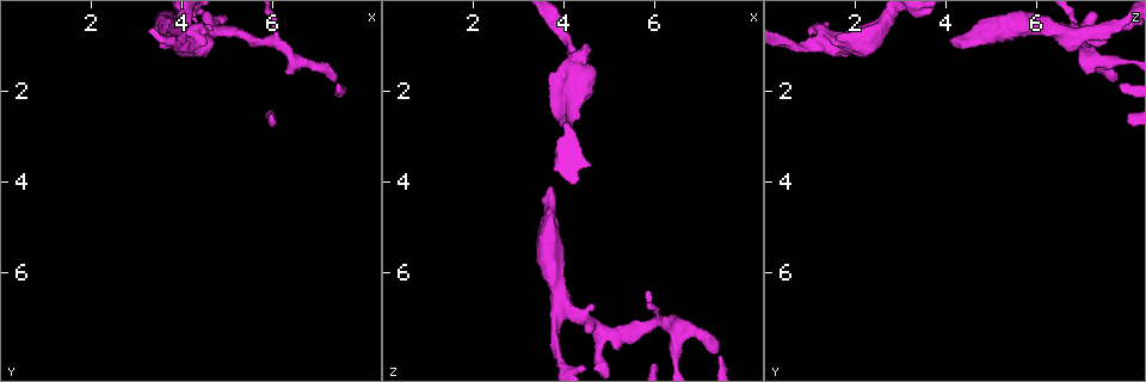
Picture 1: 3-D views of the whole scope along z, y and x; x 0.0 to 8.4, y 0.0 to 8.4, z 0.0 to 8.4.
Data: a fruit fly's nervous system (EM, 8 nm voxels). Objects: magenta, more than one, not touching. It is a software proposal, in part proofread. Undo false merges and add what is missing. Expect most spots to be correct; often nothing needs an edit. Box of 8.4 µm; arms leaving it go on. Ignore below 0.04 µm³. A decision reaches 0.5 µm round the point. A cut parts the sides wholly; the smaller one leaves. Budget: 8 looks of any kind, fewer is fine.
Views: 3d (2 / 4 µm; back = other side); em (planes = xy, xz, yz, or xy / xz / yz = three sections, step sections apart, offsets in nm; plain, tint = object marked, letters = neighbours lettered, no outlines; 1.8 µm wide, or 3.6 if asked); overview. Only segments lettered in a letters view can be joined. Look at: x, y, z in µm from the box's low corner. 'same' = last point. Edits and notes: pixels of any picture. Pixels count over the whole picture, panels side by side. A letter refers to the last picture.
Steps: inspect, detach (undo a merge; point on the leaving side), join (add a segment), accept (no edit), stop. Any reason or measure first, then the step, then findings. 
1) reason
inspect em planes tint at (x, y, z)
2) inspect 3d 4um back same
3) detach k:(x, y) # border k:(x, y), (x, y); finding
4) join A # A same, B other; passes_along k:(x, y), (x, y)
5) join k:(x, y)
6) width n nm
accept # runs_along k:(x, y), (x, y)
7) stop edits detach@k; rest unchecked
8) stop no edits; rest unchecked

branch stops here
inspect 3d 2um at (3.70, 0.90, 4.10)

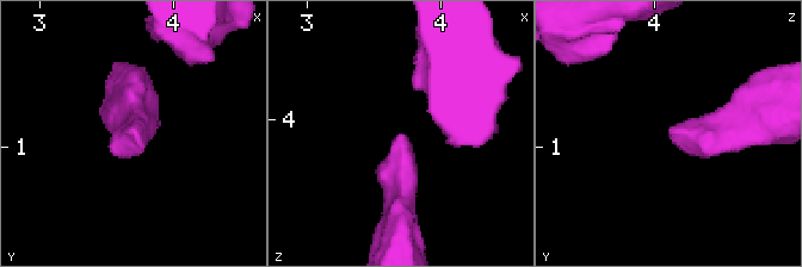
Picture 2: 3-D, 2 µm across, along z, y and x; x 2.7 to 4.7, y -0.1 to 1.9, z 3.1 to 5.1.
inspect em planes tint at (3.72, 0.90, 4.10)

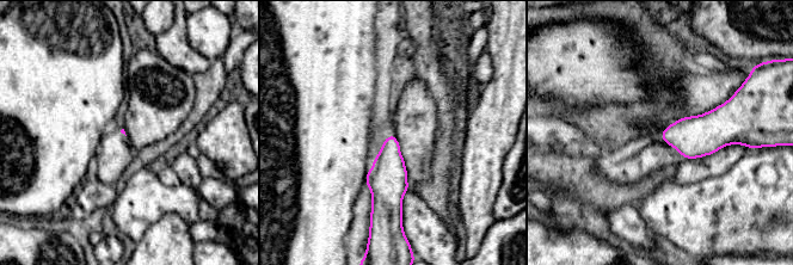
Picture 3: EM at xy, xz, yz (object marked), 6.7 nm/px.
inspect em planes letters same

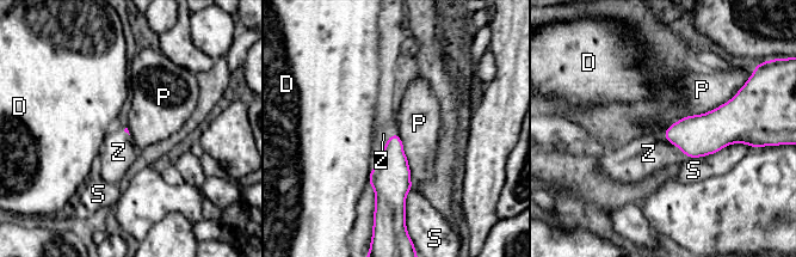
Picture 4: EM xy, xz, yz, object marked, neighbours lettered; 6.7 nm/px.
join 4:(648, 153) # D other, P other, S other, Z same; passes_along 4:(698, 135), (676, 145), (648, 153); the neuron continues

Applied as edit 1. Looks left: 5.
inspect overview

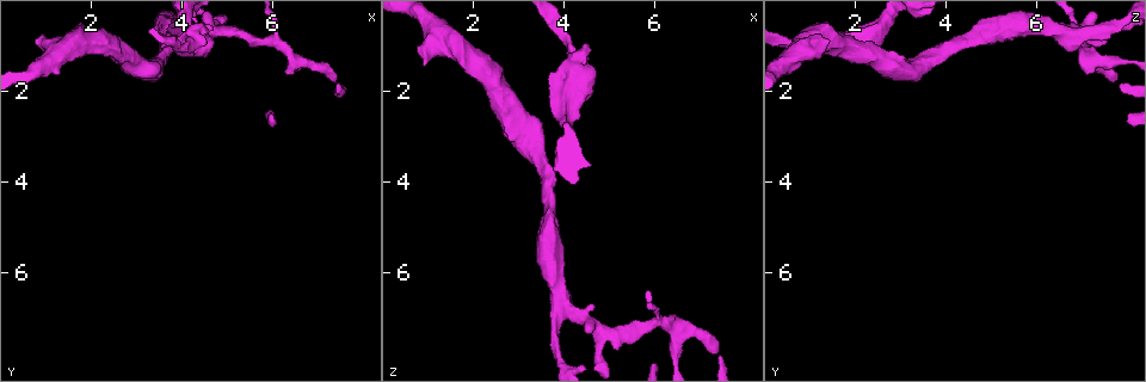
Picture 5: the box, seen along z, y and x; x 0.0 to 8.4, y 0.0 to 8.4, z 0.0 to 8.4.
calibre changes
inspect em 3.6um yz step 16 tint at (4.40, 0.90, 1.60)

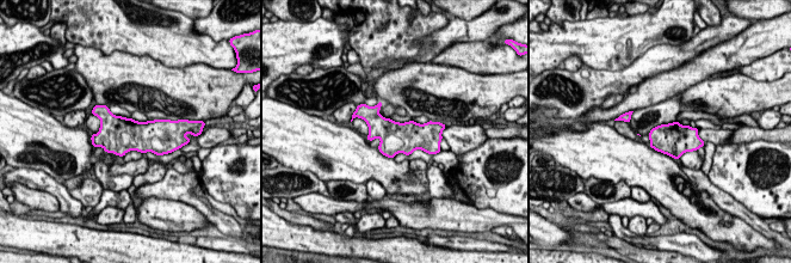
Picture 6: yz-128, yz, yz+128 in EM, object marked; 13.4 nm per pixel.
inspect em 3.6um planes letters same

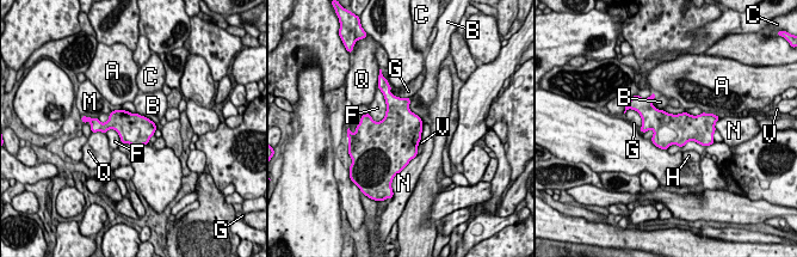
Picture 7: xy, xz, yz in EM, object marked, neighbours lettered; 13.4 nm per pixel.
width 420 nm
accept # A other, B other, C other, F other, G other, H other, M other, N other, Q other, V other; border 7:(409, 98), (409, 109), (422, 126); continuous, no second neuron

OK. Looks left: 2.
stop edits join@4; rest unchecked

